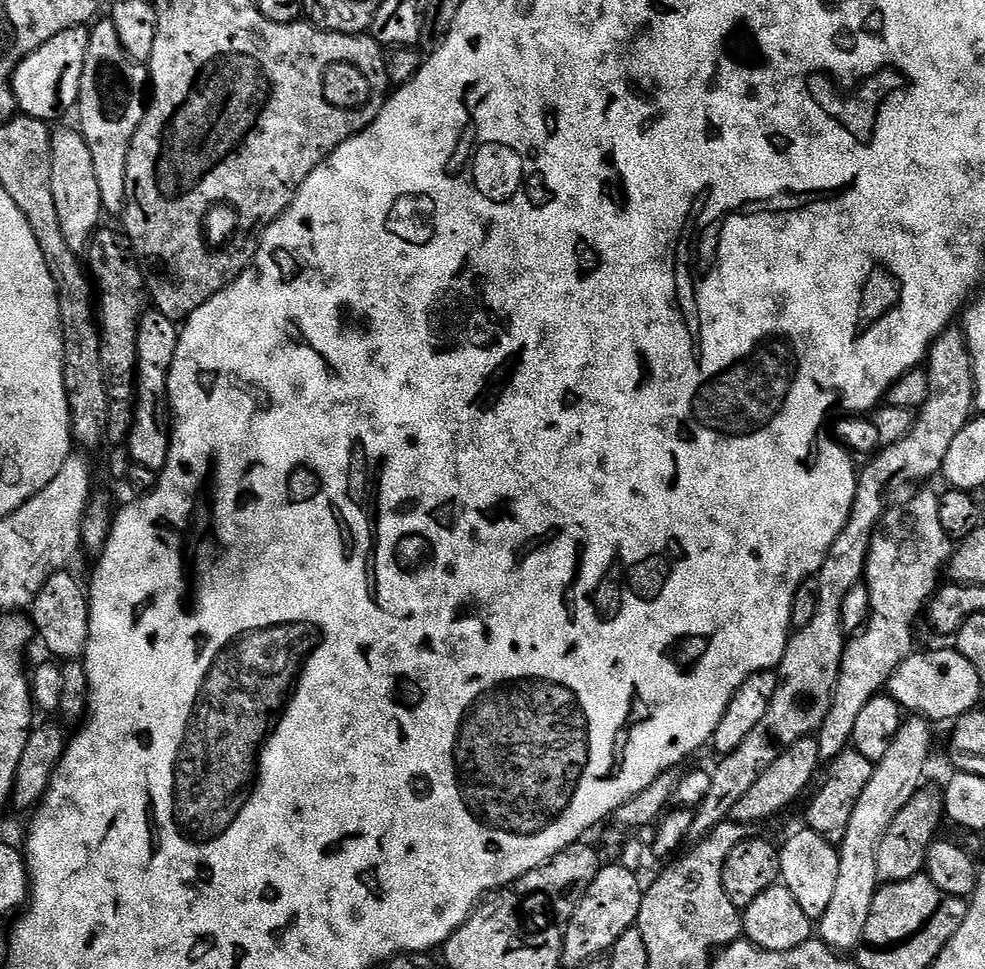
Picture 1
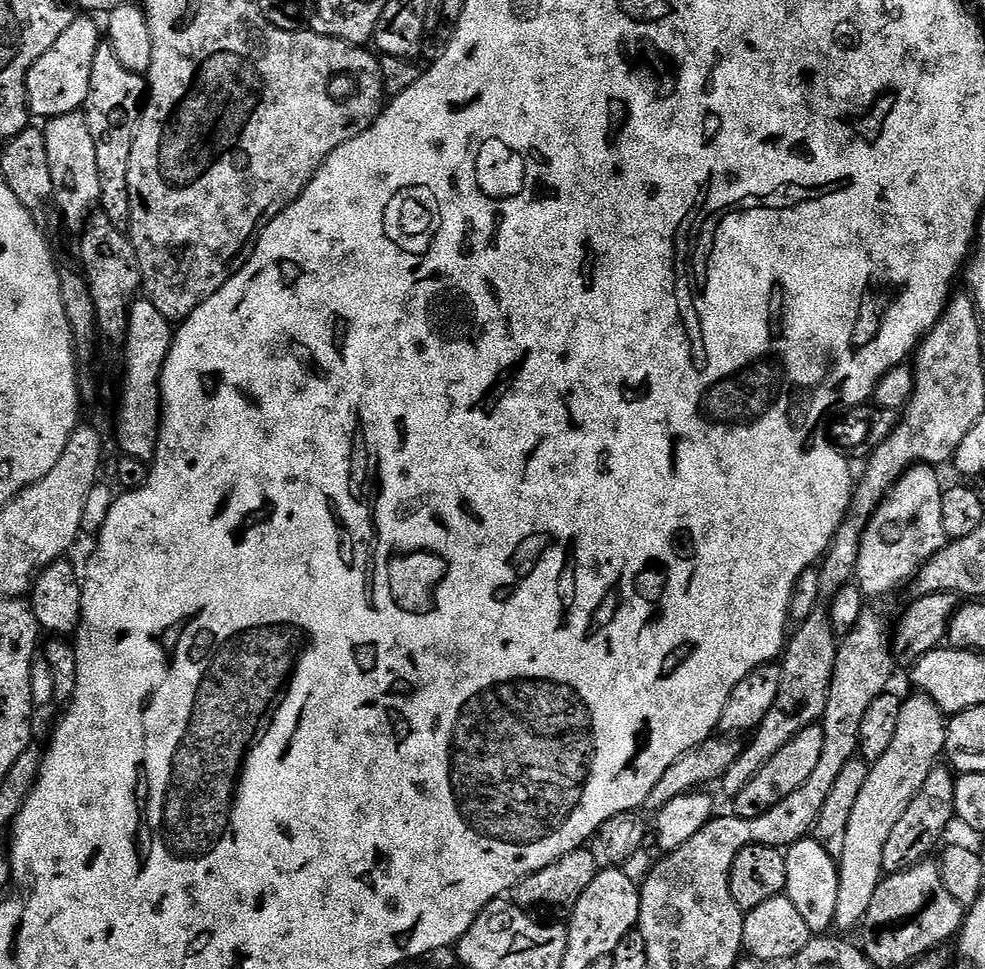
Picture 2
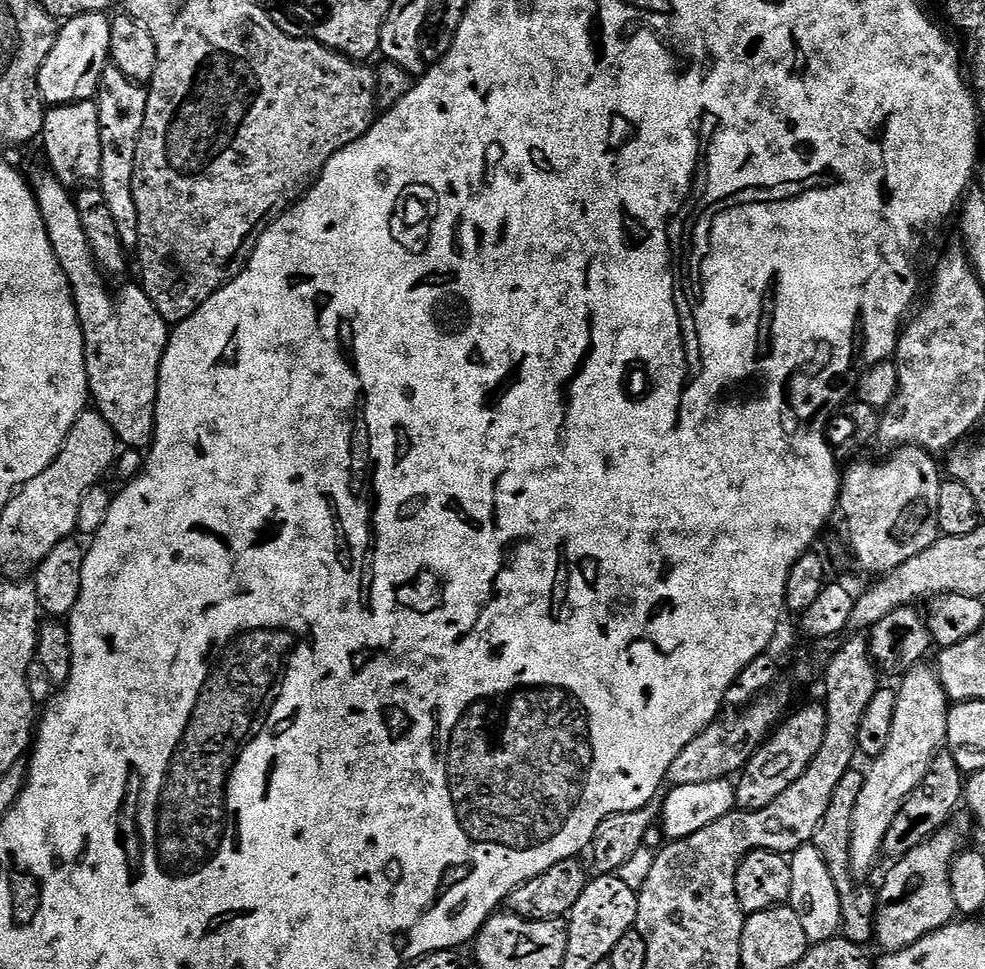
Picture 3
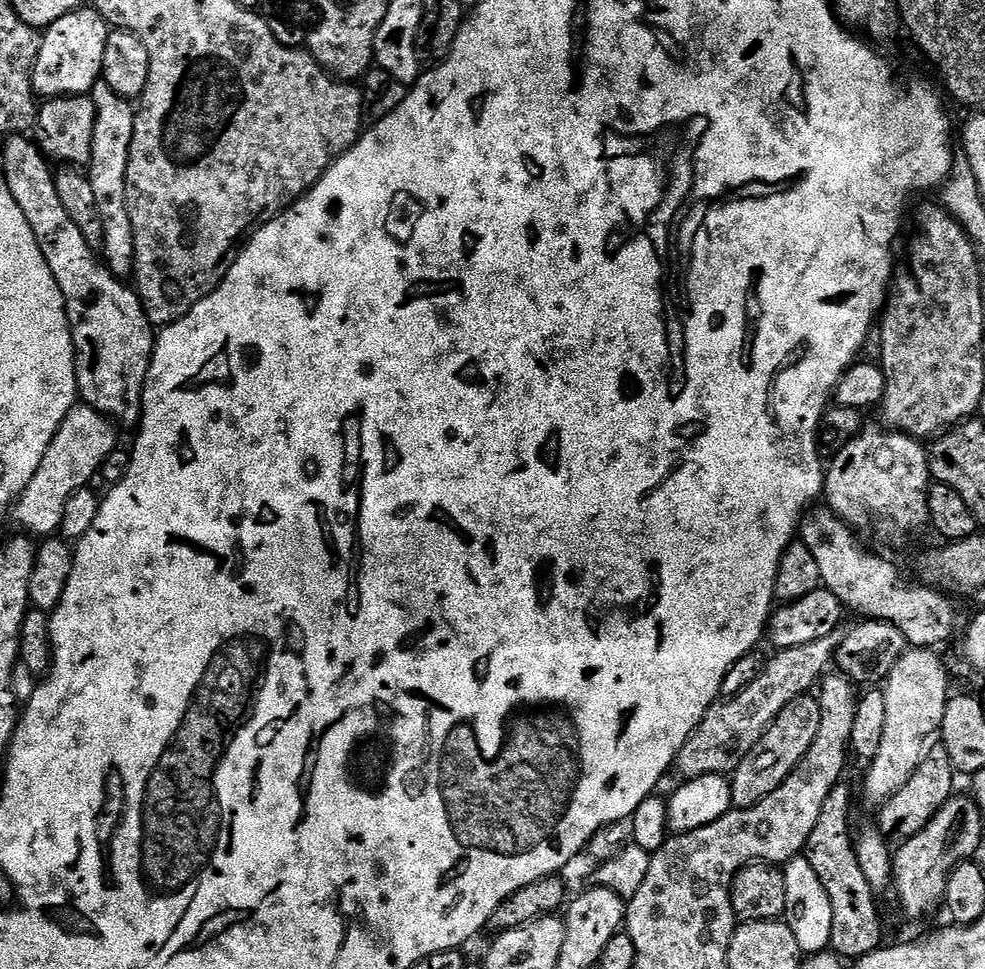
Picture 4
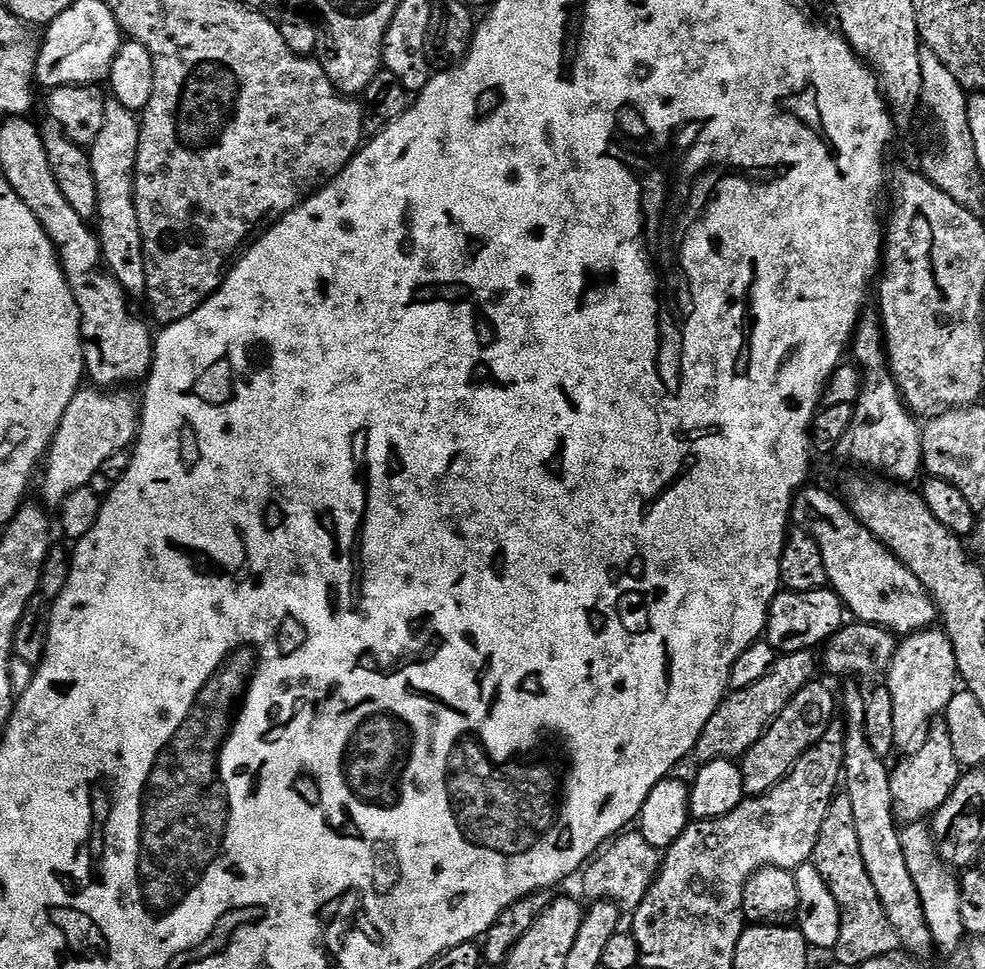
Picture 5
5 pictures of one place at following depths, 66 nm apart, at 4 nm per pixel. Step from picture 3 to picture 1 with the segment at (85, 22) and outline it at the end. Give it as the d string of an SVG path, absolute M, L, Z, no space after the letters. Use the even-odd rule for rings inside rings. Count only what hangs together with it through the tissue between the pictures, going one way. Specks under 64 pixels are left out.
M84 26L62 30L45 44L40 44L16 68L12 76L12 93L16 95L17 109L25 116L33 116L45 122L59 114L63 108L77 107L80 99L82 70L86 66L86 42L89 29Z

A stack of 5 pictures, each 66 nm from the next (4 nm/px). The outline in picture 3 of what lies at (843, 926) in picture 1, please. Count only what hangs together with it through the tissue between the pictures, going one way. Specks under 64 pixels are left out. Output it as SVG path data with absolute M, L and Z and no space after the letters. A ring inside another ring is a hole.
M917 666L911 668L910 671L904 673L902 679L899 681L900 688L896 692L896 709L894 710L894 726L890 729L890 742L886 742L886 750L882 750L880 756L875 757L871 761L872 769L867 769L864 785L862 786L862 794L858 794L858 806L854 806L854 822L852 823L852 837L850 838L850 862L852 863L852 871L857 877L864 876L872 867L876 864L876 859L881 859L882 849L884 846L884 839L886 834L890 830L890 826L894 822L894 818L898 814L898 810L902 810L902 806L906 802L906 798L912 791L914 791L923 780L929 779L930 773L928 772L932 768L932 759L936 756L936 751L939 748L943 749L945 747L946 741L948 739L948 709L950 707L950 701L946 690L942 686L940 681L940 675L936 673L935 667L928 666Z

